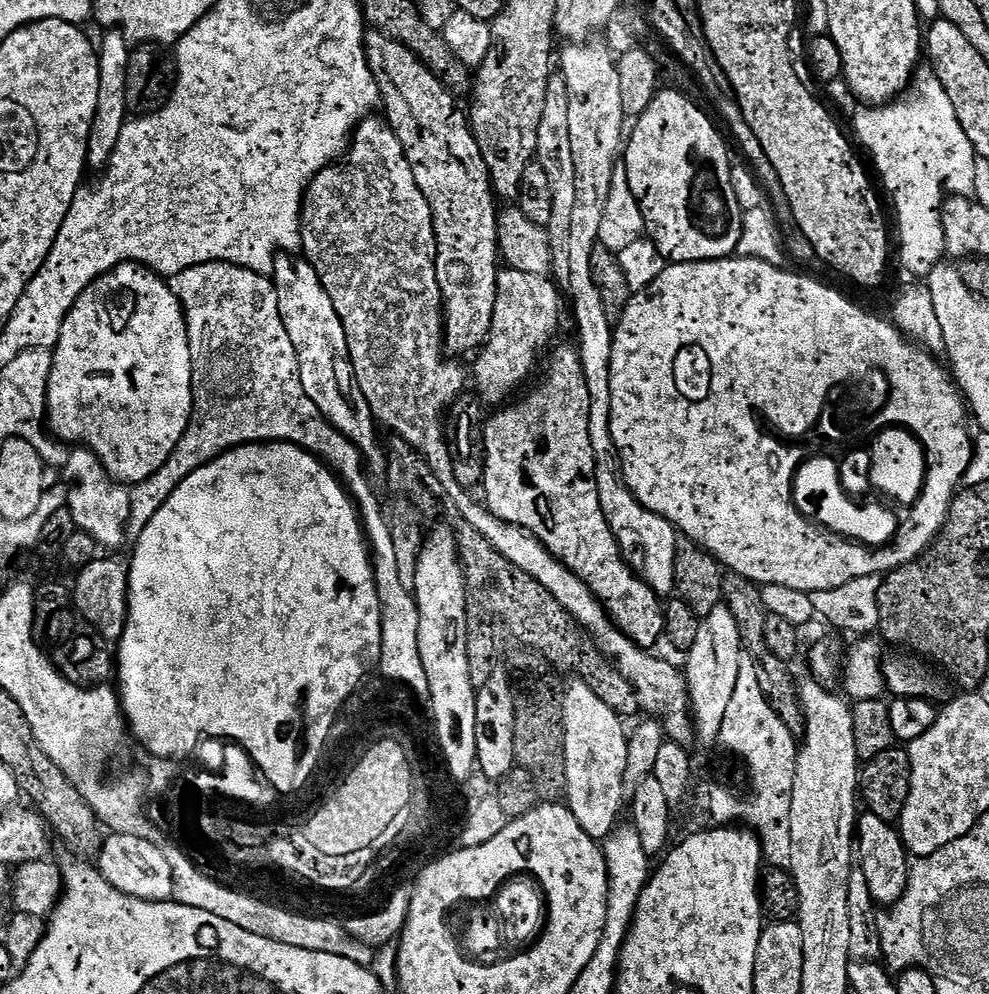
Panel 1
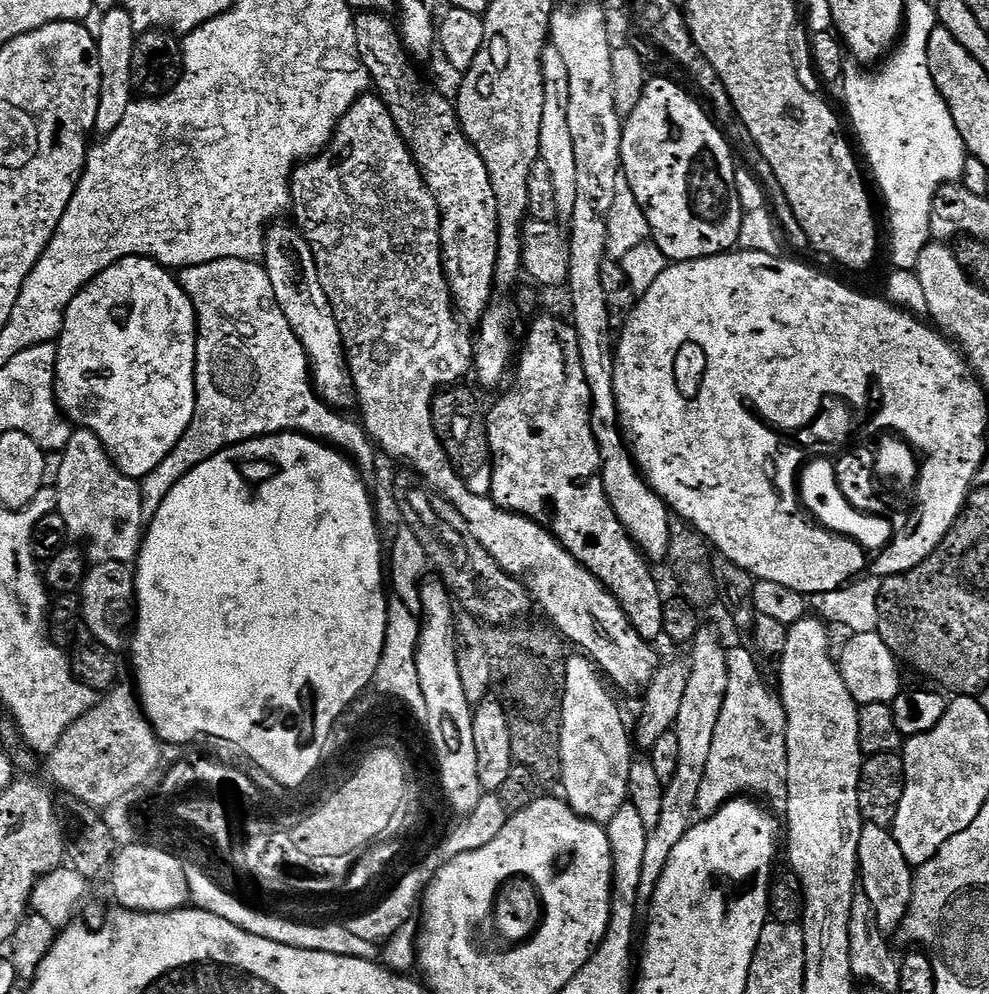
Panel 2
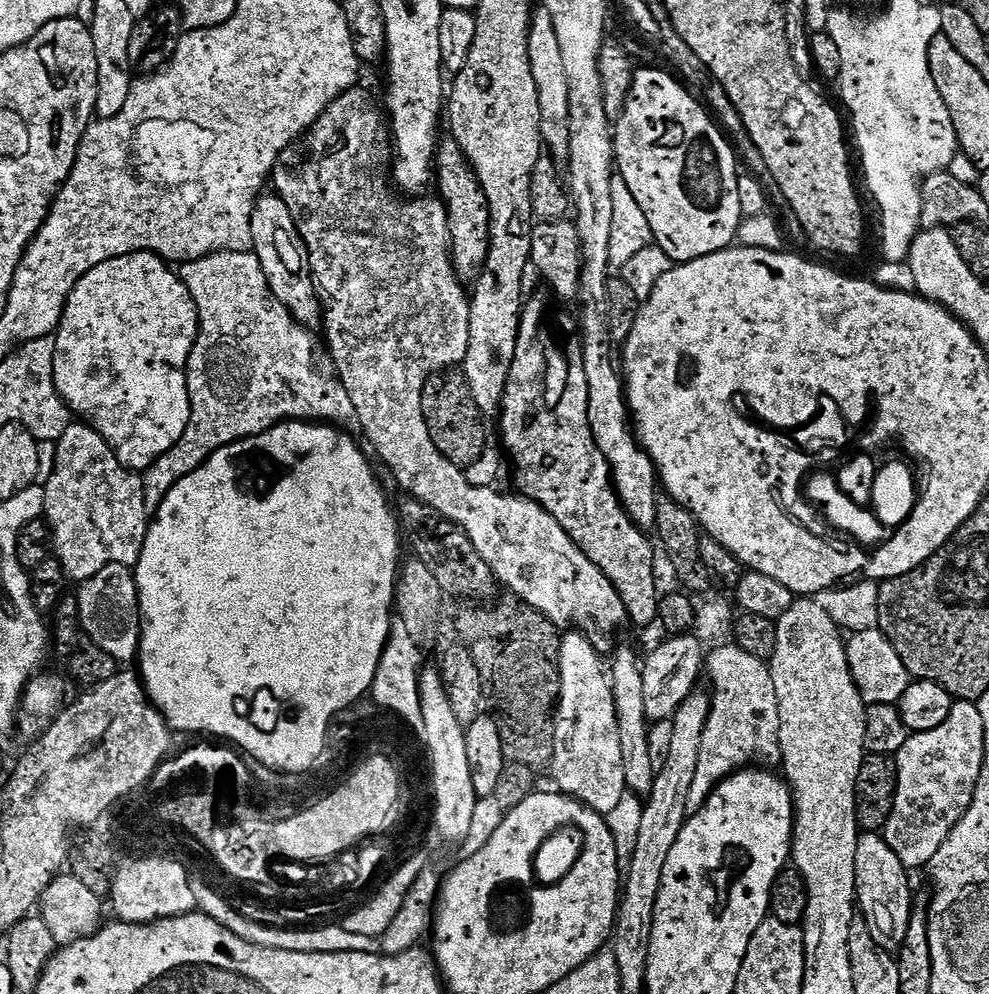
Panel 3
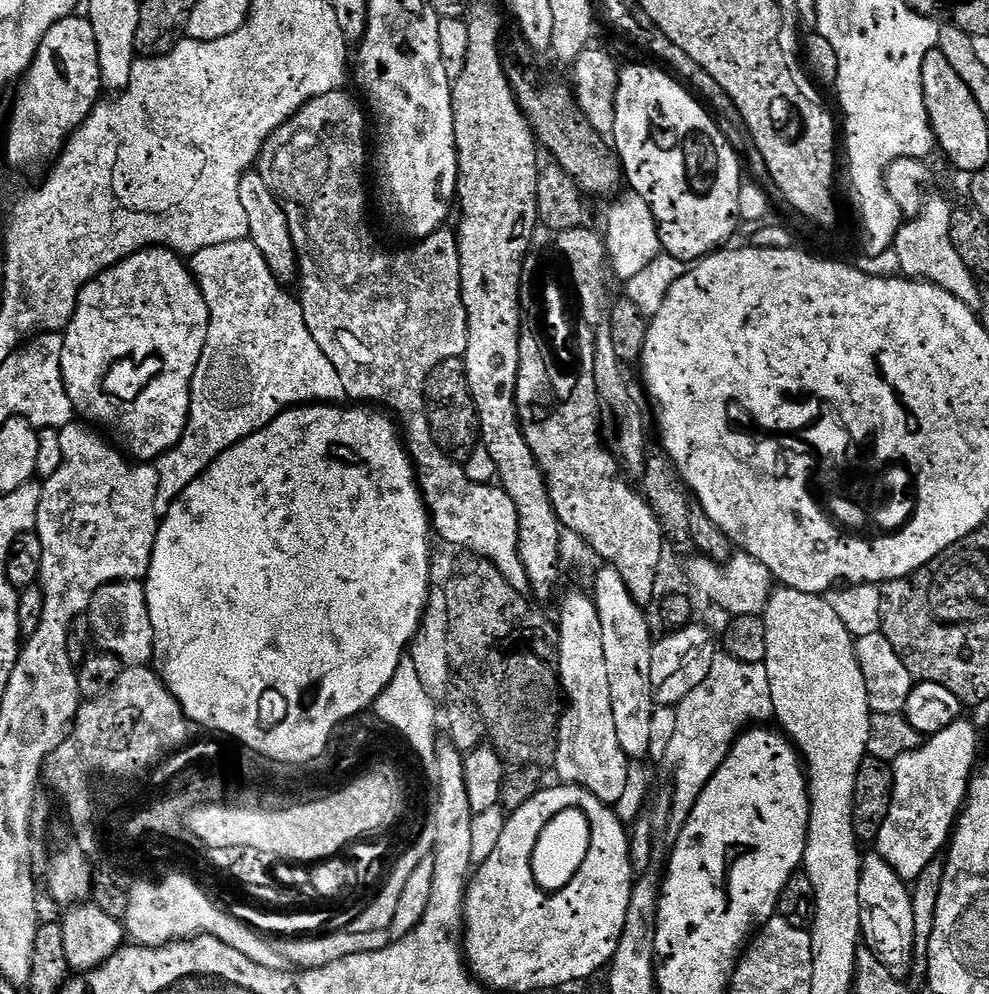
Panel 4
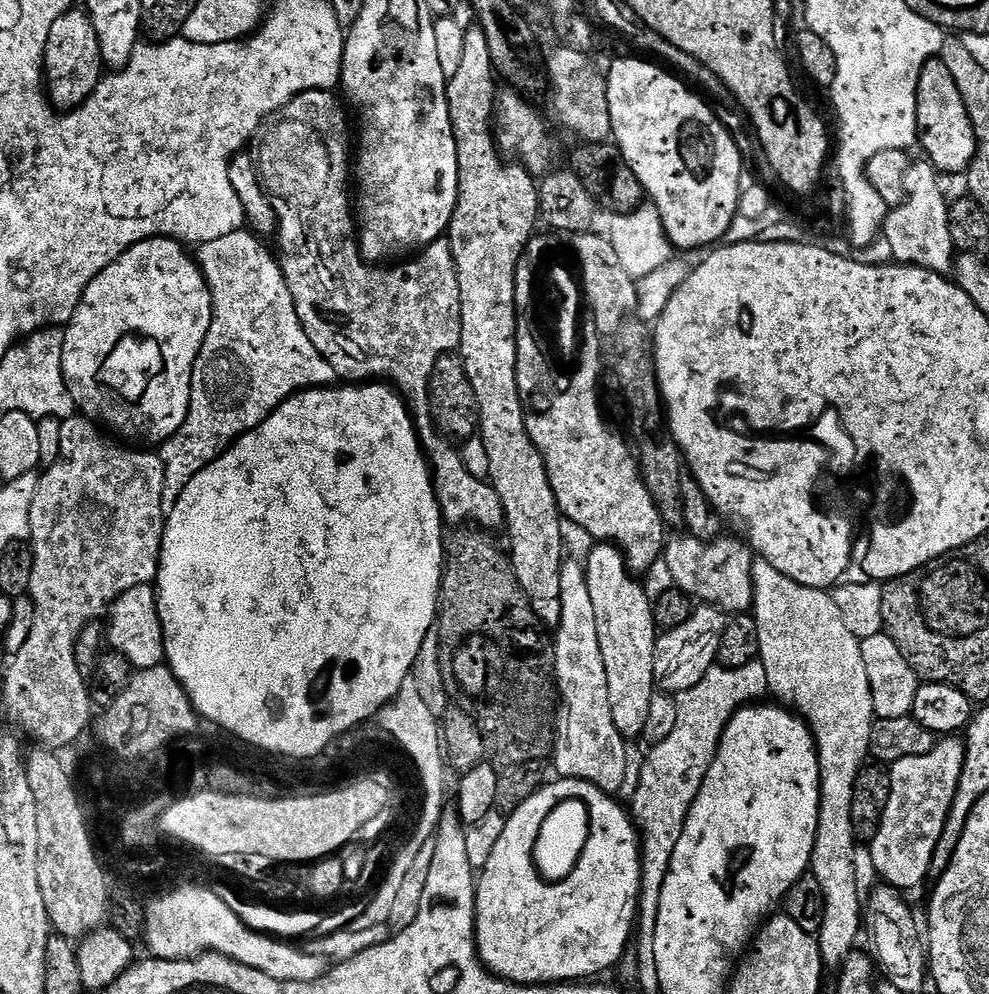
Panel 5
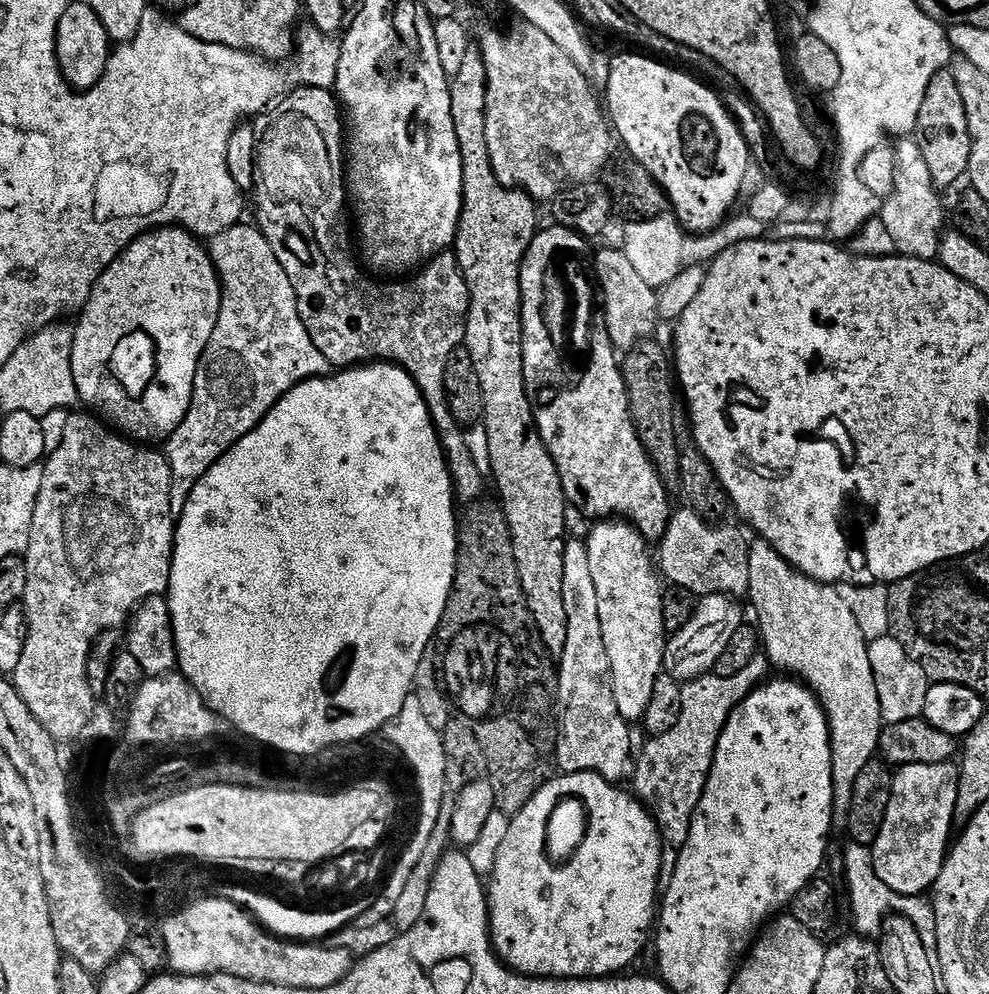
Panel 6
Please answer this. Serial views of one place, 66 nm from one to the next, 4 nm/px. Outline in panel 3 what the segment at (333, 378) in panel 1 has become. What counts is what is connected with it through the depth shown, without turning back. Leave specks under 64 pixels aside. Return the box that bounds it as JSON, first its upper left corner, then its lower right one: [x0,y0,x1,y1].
[251,195,322,330]

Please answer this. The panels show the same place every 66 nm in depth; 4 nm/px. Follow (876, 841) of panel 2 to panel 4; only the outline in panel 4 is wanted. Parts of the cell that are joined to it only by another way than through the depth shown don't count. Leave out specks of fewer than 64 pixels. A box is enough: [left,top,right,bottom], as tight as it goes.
[860,854,914,978]

